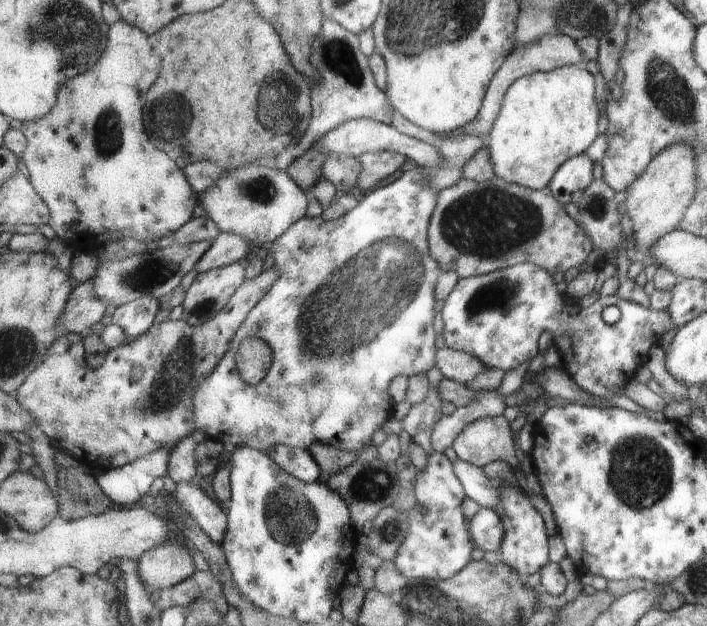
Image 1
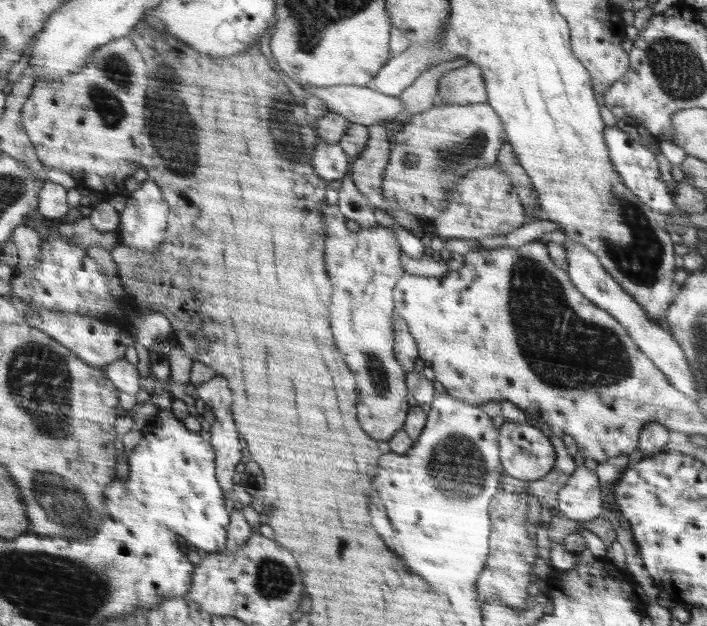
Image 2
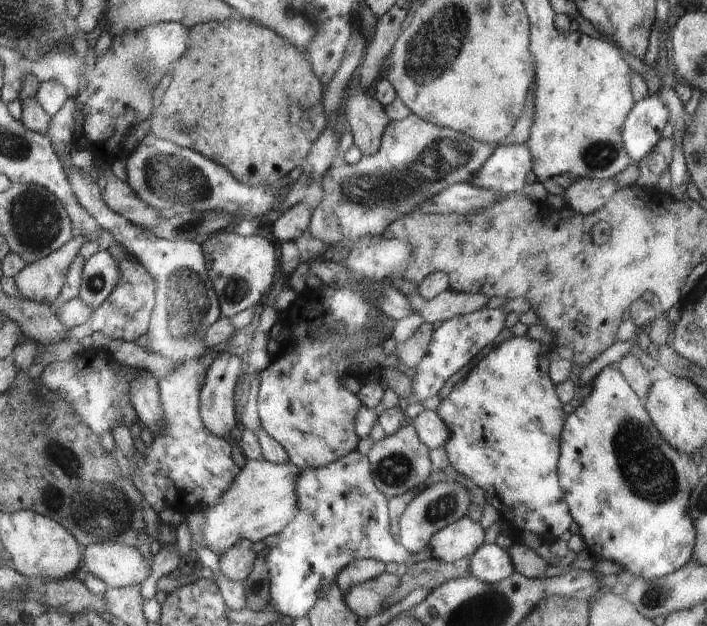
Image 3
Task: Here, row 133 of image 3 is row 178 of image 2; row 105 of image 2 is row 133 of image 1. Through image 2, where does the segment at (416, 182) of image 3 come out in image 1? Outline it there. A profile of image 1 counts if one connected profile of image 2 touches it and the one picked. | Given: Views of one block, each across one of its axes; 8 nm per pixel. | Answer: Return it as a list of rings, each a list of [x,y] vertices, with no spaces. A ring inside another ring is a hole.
[[[562,34],[546,36],[535,44],[527,45],[520,51],[512,52],[511,55],[507,56],[503,67],[496,72],[496,76],[491,80],[478,118],[476,118],[471,124],[465,125],[462,129],[452,133],[446,133],[444,135],[459,135],[460,133],[467,133],[468,135],[480,136],[488,140],[490,130],[492,126],[494,126],[496,116],[499,114],[499,109],[502,107],[503,97],[506,95],[506,92],[508,92],[508,88],[517,79],[530,73],[542,72],[547,74],[559,67],[584,67],[587,62],[588,60],[585,60],[577,41],[574,41],[571,37]]]

